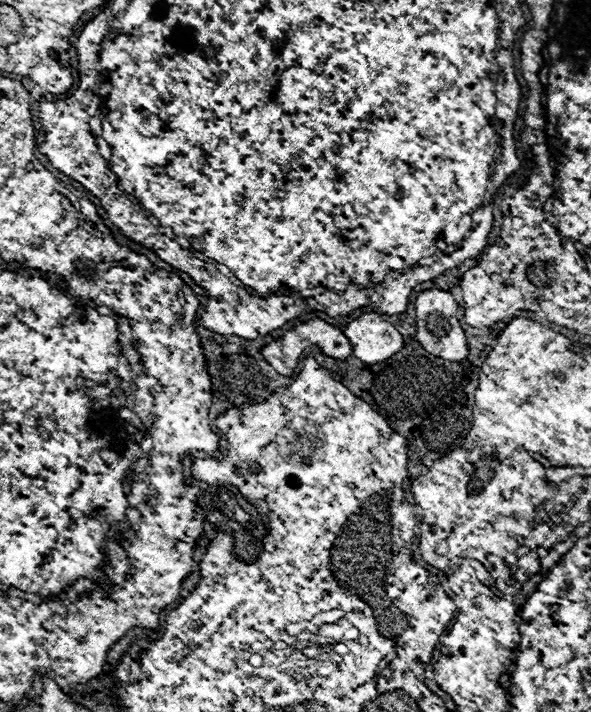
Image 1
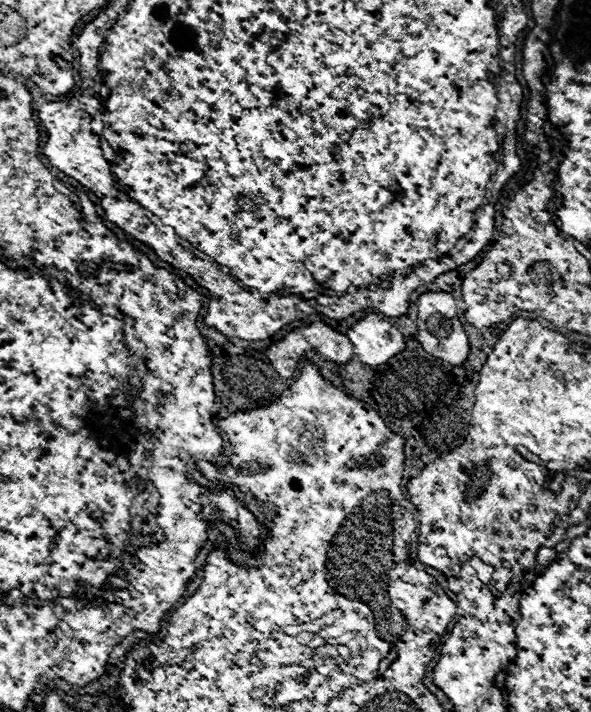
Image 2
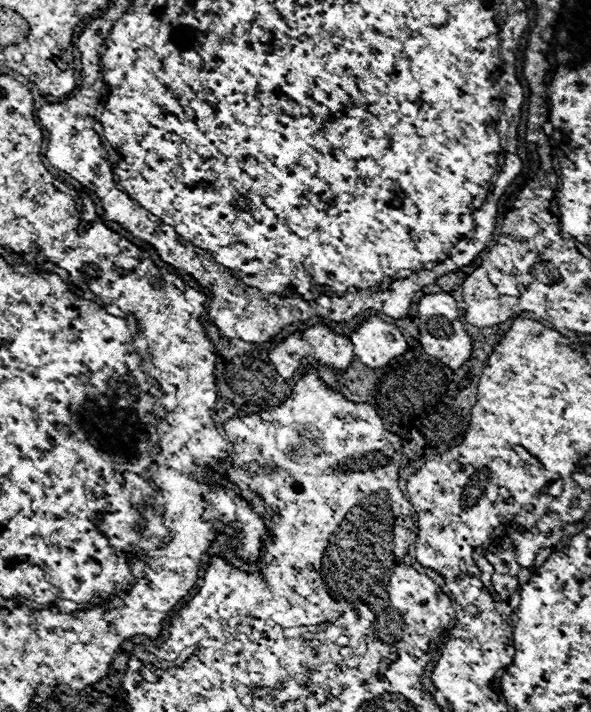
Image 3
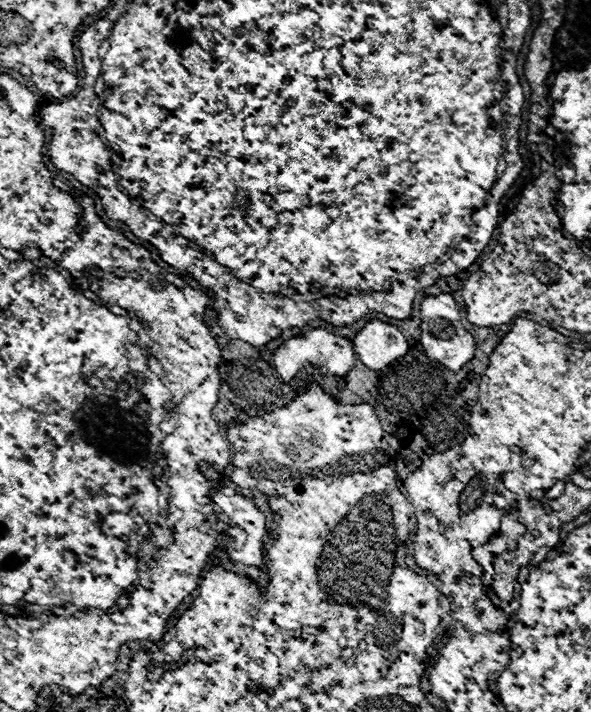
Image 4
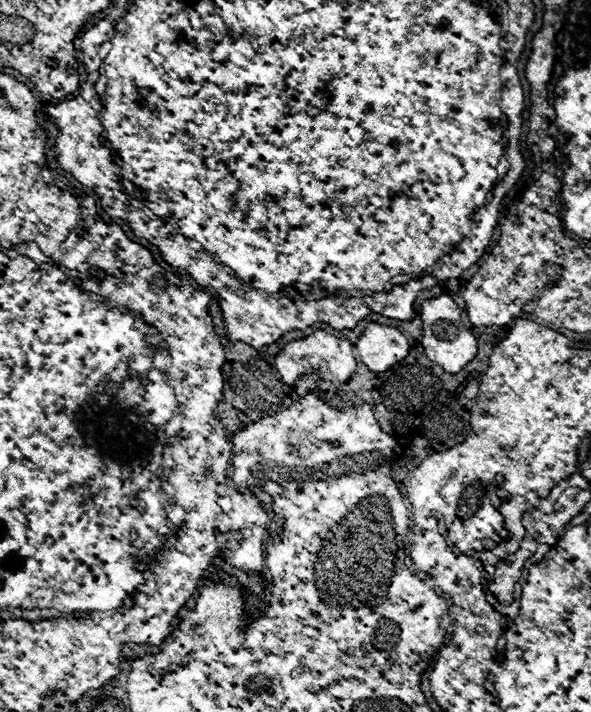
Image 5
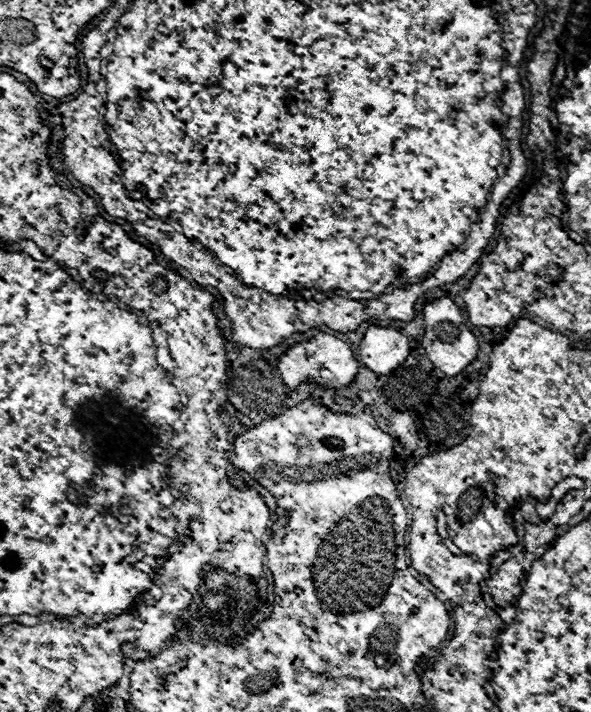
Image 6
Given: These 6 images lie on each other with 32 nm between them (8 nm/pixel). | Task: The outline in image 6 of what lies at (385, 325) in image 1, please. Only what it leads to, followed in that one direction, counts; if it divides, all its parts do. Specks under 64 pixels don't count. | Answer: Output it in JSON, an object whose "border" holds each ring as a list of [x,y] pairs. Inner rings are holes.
{"border":[[[370,326],[358,344],[358,356],[376,374],[390,374],[410,354],[408,338],[394,328]]]}

